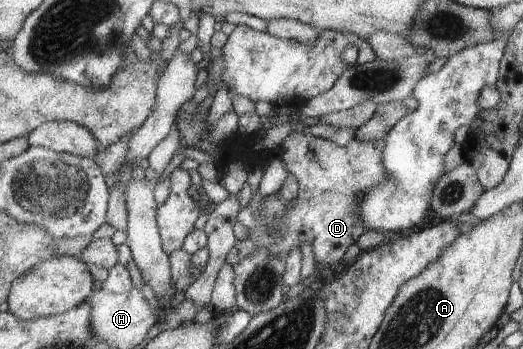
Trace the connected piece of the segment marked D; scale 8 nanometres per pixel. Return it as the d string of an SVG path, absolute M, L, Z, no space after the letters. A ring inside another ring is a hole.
M292 133L282 142L280 157L287 164L287 169L296 175L300 183L300 194L292 202L292 206L285 210L284 223L281 223L281 233L275 237L269 237L264 231L264 223L267 223L268 217L283 217L283 205L277 197L268 198L264 196L254 185L252 200L246 208L242 209L242 219L250 232L250 238L246 242L238 241L238 244L230 250L230 254L226 256L226 260L231 265L240 264L244 258L248 258L250 254L254 254L258 248L268 248L272 254L280 256L287 260L292 250L301 248L304 242L310 242L313 247L313 254L317 262L328 264L332 268L333 264L338 264L344 254L348 252L348 248L362 234L368 231L365 221L362 220L362 200L368 194L372 187L382 184L388 180L388 170L385 166L384 148L386 148L386 140L363 141L353 138L346 146L338 146L330 140L313 136L312 134Z

